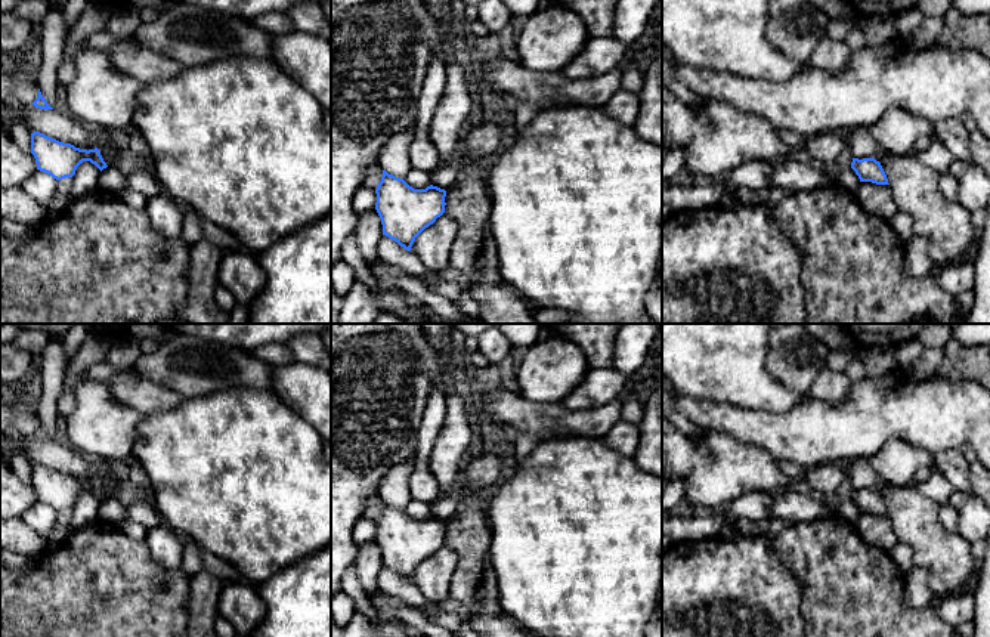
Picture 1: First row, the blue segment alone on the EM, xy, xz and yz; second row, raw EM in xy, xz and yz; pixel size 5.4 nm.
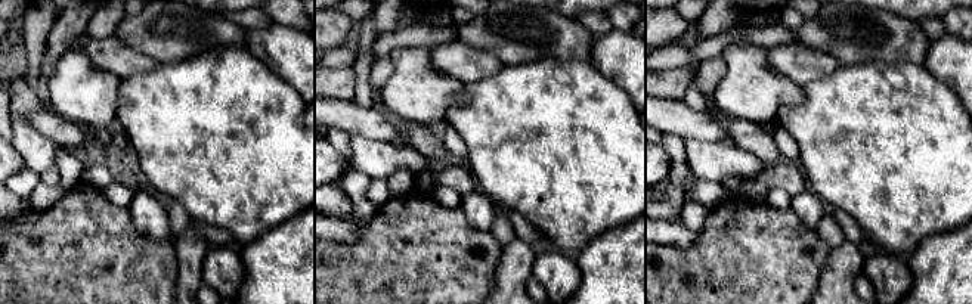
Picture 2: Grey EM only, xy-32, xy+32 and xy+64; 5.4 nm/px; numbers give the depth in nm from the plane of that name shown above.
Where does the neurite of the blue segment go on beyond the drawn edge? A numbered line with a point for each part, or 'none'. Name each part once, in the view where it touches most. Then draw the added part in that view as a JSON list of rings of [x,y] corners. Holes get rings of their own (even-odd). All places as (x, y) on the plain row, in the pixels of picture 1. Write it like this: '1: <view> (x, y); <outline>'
none

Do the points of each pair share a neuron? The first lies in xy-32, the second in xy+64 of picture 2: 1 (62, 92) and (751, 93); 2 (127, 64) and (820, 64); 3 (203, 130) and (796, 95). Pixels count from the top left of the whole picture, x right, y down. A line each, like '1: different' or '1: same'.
1: same
2: same
3: different

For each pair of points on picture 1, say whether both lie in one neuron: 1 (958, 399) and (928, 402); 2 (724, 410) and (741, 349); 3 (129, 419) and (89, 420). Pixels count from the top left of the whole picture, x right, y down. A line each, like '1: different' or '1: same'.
1: same
2: different
3: same

